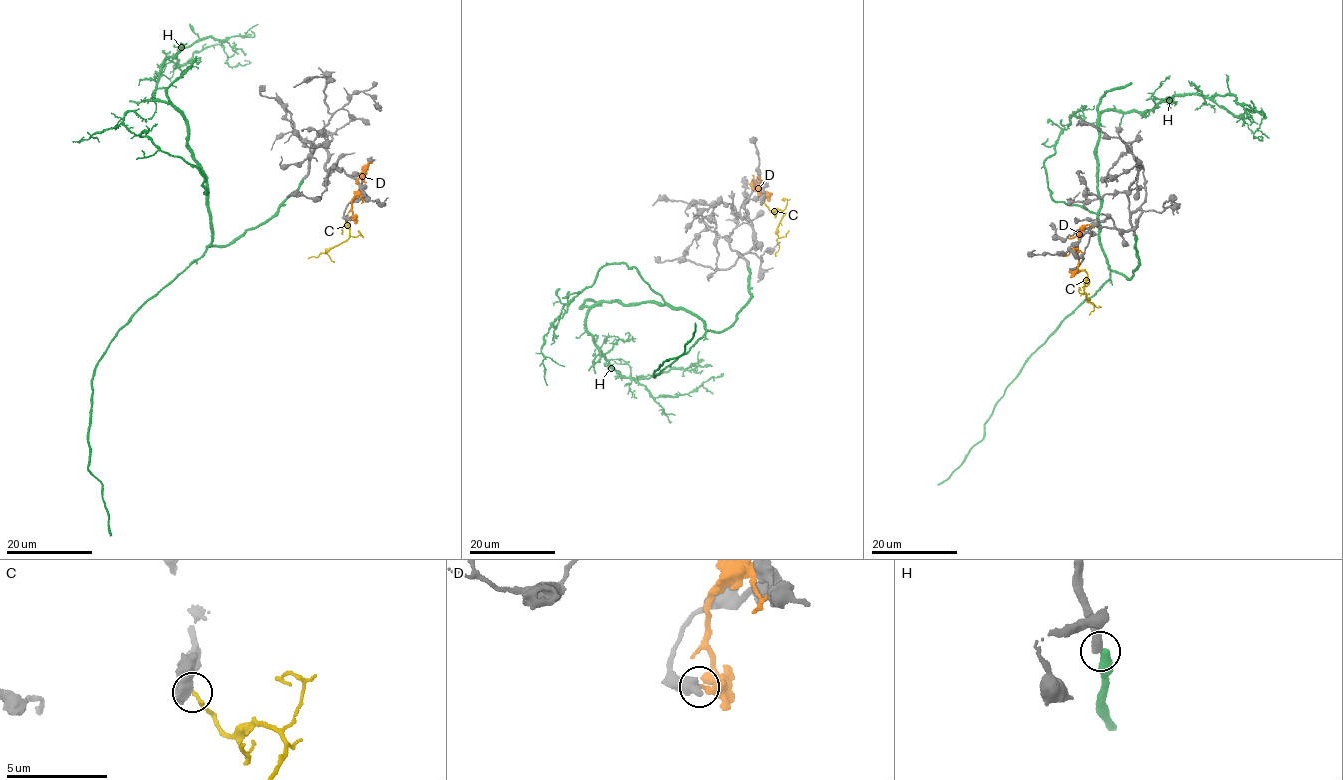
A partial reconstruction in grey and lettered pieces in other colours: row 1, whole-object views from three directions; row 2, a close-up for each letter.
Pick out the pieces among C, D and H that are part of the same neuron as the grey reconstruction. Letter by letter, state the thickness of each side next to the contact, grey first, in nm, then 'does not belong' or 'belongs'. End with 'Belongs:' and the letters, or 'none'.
C: 480/180 nm | does not belong
D: 650/320 nm | does not belong
H: 440/440 nm | does not belong
Belongs: none

